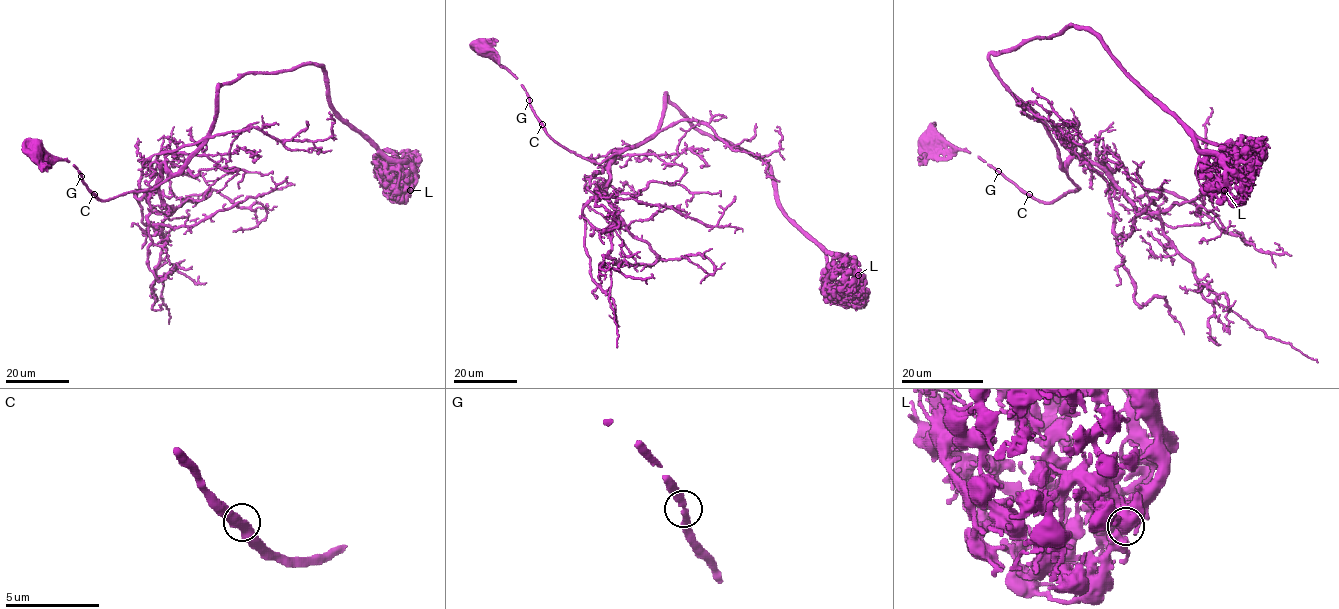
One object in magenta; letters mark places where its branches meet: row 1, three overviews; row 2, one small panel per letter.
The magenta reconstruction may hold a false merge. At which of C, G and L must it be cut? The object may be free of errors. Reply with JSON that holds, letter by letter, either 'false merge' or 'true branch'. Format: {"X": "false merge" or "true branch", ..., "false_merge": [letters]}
{"C": "true branch", "G": "true branch", "L": "true branch", "false_merge": []}

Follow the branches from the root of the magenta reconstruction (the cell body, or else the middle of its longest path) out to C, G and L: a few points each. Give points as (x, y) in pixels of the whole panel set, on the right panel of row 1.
C: (930, 143), (948, 150), (967, 150), (1029, 194)
G: (930, 143), (948, 150), (967, 150), (998, 171)
L: (930, 143), (967, 150), (1045, 202), (1077, 190), (989, 56), (1081, 26), (1219, 158), (1224, 190)

